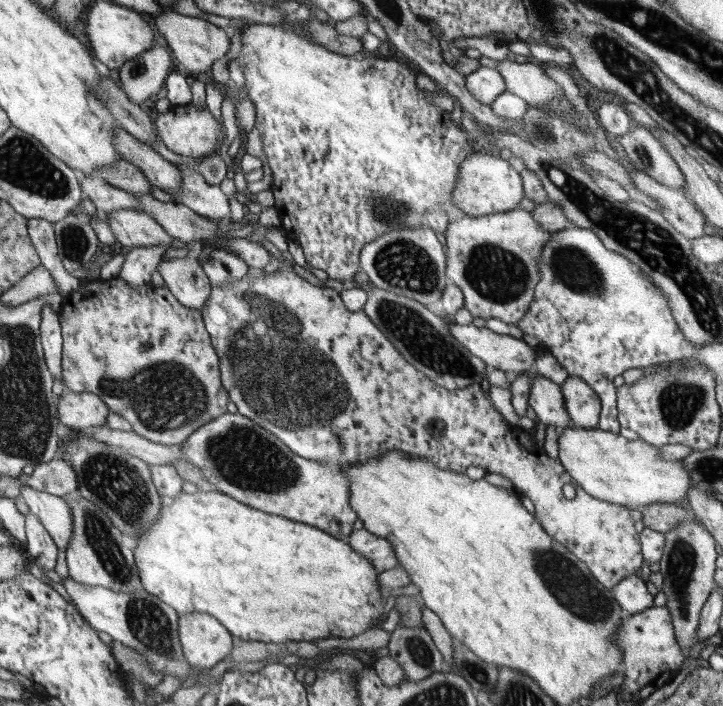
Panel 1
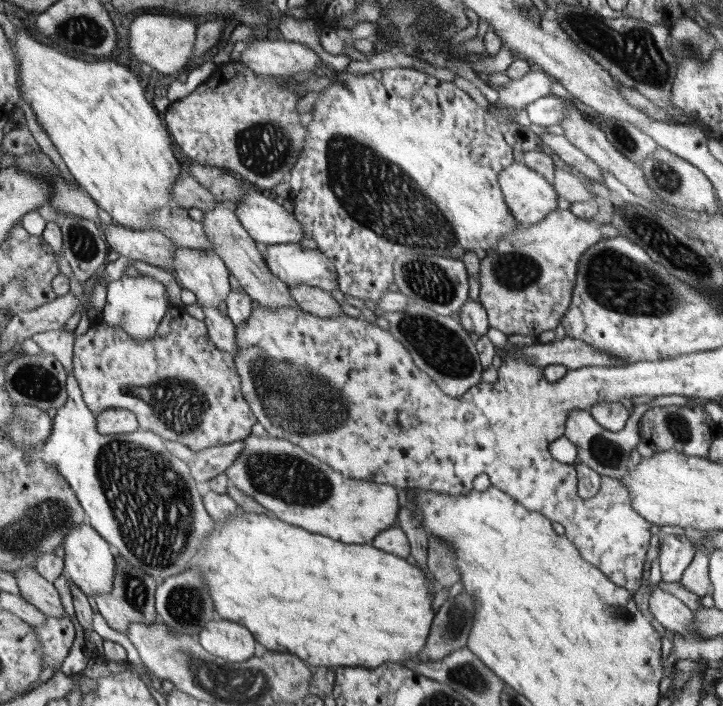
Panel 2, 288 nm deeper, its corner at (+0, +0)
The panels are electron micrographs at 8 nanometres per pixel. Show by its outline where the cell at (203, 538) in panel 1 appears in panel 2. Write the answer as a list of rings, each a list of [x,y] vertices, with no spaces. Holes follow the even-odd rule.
[[[237,512],[237,516],[229,518],[227,522],[215,522],[213,532],[209,538],[201,544],[201,550],[197,550],[197,558],[189,562],[187,568],[197,566],[203,572],[203,578],[209,586],[209,594],[215,606],[215,614],[221,620],[231,620],[241,626],[245,626],[249,632],[253,632],[253,638],[259,642],[263,652],[277,652],[277,654],[291,654],[301,658],[303,662],[309,662],[311,666],[333,666],[335,670],[339,666],[359,666],[359,668],[377,668],[385,662],[401,664],[405,660],[415,660],[417,654],[423,652],[425,642],[429,640],[429,630],[435,620],[435,612],[431,610],[431,588],[425,578],[425,574],[417,568],[407,564],[403,558],[397,558],[393,554],[387,554],[371,544],[343,544],[341,540],[331,540],[329,536],[313,534],[309,530],[303,530],[299,526],[287,524],[283,520],[269,518],[265,514],[249,514],[249,512]]]

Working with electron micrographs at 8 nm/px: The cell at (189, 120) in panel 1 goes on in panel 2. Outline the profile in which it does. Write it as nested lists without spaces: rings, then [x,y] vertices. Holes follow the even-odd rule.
[[[227,62],[217,66],[189,96],[169,104],[163,112],[165,126],[169,126],[173,142],[177,142],[187,160],[231,172],[271,194],[273,186],[289,180],[309,136],[307,126],[299,124],[295,110],[301,96],[291,92],[297,82],[291,80],[291,86],[283,86],[281,80],[259,76],[241,62]]]

